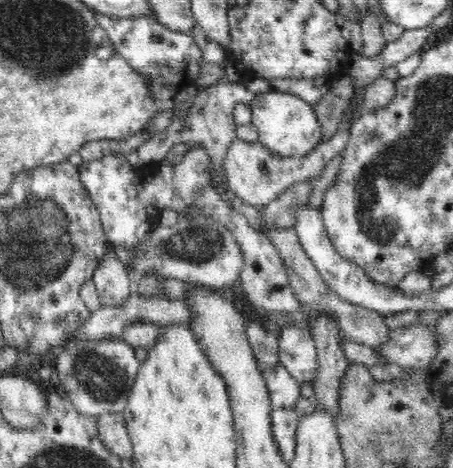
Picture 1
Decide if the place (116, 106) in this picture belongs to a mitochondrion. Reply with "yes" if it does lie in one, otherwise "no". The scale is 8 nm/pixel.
no

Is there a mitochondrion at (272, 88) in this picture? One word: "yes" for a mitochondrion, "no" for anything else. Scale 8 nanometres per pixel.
no

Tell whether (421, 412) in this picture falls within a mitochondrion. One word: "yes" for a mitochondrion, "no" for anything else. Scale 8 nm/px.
no

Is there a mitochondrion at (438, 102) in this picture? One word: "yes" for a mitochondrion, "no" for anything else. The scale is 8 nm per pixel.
yes

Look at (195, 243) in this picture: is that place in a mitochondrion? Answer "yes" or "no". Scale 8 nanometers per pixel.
yes

